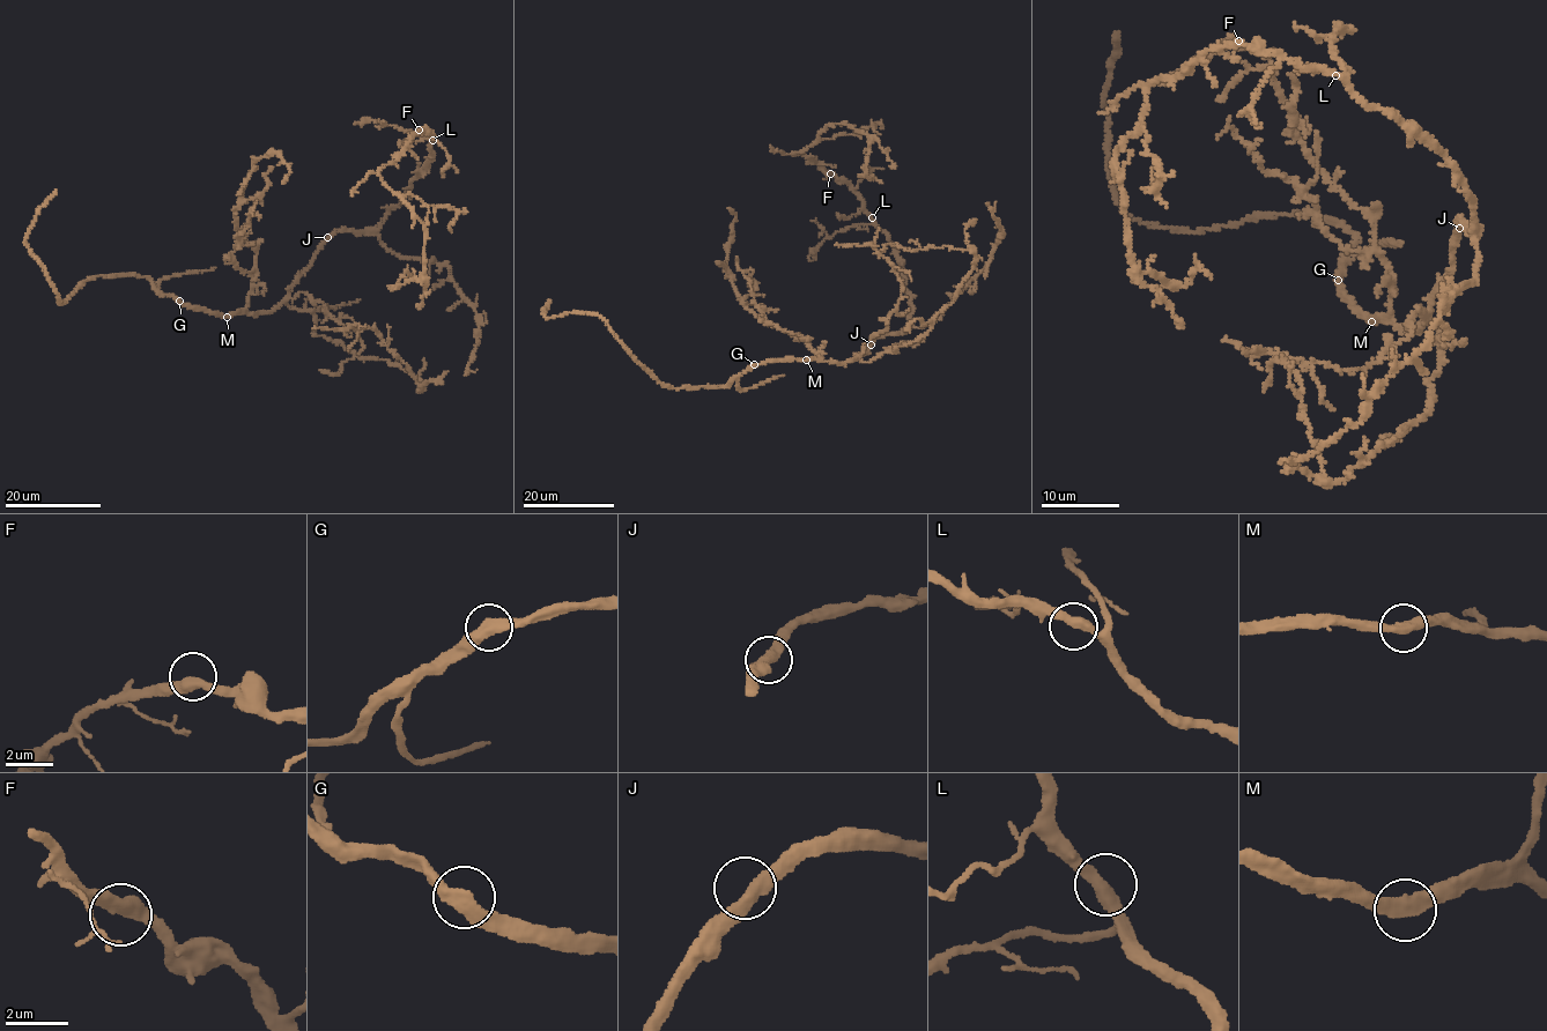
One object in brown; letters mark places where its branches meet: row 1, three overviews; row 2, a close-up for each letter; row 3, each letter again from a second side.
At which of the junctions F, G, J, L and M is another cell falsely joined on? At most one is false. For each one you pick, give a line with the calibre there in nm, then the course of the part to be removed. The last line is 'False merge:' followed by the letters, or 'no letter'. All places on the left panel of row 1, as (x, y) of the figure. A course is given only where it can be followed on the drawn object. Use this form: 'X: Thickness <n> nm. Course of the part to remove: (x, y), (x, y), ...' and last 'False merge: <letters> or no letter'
False merge: no letter

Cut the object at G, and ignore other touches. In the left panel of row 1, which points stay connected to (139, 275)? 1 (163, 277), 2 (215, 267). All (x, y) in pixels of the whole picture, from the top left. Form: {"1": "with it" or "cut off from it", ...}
{"1": "cut off from it", "2": "cut off from it"}

